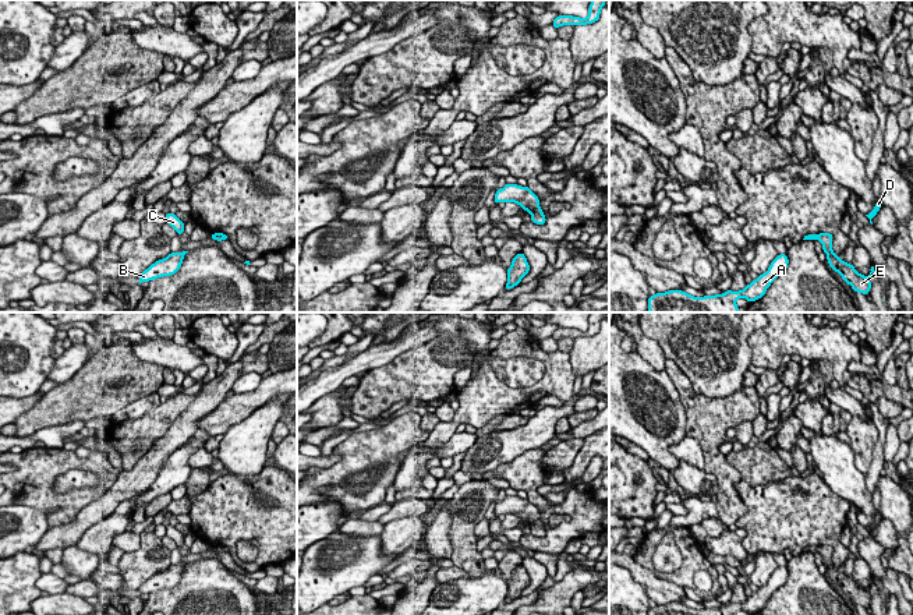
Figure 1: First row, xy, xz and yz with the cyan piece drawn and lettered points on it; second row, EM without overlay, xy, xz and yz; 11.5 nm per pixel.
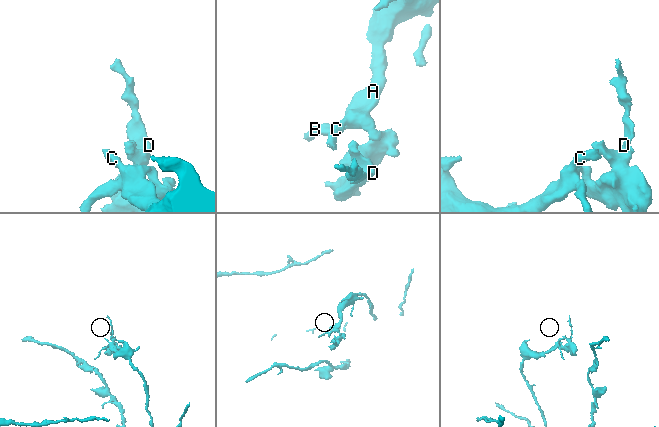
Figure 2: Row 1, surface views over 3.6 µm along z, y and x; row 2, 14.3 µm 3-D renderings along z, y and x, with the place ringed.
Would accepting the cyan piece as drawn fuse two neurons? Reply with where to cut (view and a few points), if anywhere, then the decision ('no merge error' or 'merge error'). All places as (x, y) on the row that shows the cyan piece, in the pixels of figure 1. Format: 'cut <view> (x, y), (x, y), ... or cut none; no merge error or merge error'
cut xz (538, 207), (530, 212); merge error

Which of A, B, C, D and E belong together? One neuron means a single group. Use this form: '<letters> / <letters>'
A B C / D E

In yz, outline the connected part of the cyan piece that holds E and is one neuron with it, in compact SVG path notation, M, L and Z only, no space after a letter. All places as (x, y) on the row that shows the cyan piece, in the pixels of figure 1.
M820 233L817 234L817 240L822 244L822 251L827 254L829 266L838 272L847 284L852 286L853 291L867 296L871 289L870 276L875 272L874 266L871 266L870 275L864 276L859 273L852 264L845 262L832 251L834 236L831 233Z

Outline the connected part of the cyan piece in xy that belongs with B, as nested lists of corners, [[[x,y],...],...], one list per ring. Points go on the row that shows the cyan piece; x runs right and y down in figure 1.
[[[188,251],[183,252],[170,252],[166,258],[156,261],[152,264],[148,269],[145,269],[139,275],[139,284],[142,282],[151,282],[153,279],[162,278],[162,276],[171,276],[174,275],[183,264],[184,255]]]

